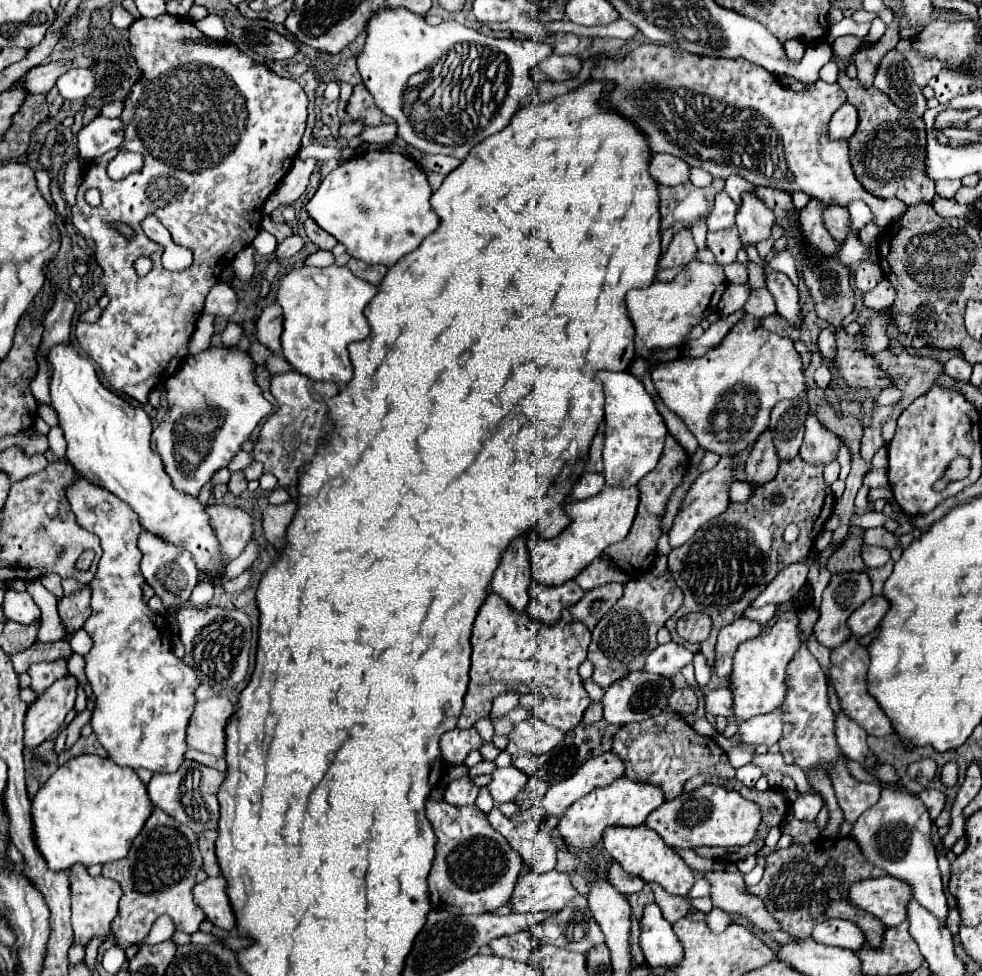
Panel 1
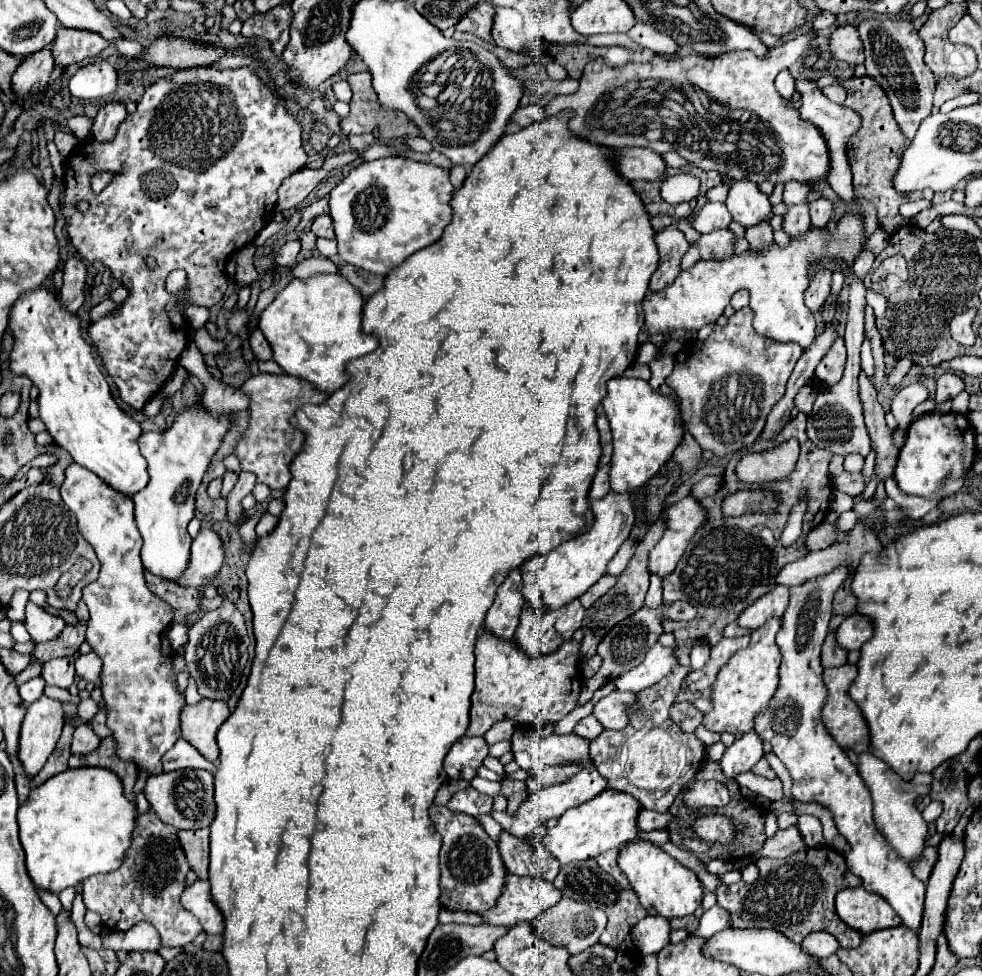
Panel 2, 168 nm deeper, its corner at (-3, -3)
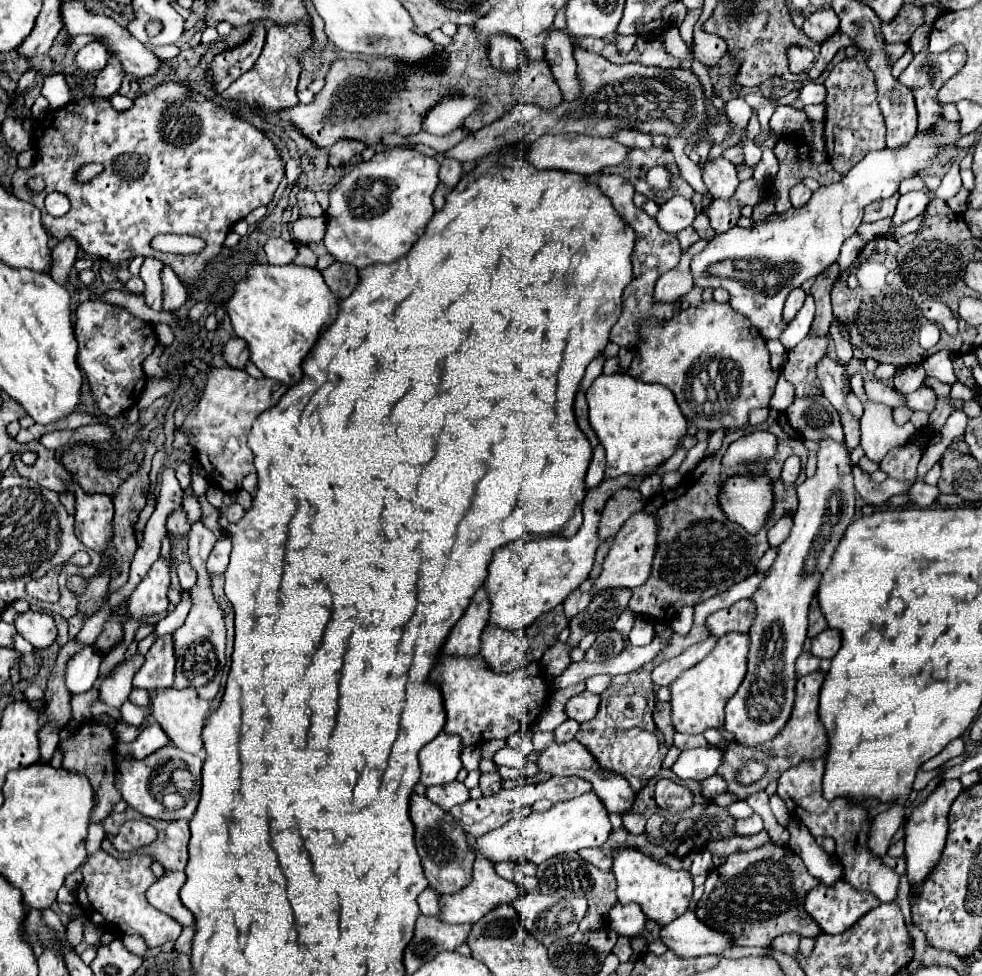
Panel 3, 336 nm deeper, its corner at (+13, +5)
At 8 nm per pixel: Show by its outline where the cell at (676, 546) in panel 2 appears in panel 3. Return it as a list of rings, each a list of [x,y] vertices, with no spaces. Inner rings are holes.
[[[644,508],[632,514],[620,532],[614,538],[614,544],[604,560],[602,574],[596,578],[594,590],[604,590],[604,588],[636,588],[642,586],[650,576],[652,576],[652,562],[656,554],[656,542],[658,542],[658,522],[654,514],[646,512]]]

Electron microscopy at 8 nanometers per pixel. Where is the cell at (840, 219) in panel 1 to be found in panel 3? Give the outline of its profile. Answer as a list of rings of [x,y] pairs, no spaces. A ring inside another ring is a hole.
[[[798,184],[798,186],[794,186],[794,188],[792,188],[792,194],[790,194],[792,206],[794,206],[794,208],[798,208],[798,206],[804,206],[804,204],[810,200],[810,196],[812,196],[812,192],[810,192],[810,188],[806,188],[804,184]]]

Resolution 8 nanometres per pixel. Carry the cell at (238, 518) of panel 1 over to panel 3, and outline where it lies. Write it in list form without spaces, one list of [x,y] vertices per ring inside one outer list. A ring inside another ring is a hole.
[[[172,556],[170,558],[158,558],[146,578],[136,586],[132,592],[128,606],[132,618],[142,618],[146,614],[166,612],[168,610],[168,588],[170,588],[170,568],[172,568]]]

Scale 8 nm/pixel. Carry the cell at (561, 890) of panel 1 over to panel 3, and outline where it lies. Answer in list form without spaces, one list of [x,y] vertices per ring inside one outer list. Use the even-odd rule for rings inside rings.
[[[480,854],[476,858],[476,862],[474,862],[472,882],[464,890],[460,890],[460,892],[456,892],[452,896],[442,896],[440,898],[440,920],[448,922],[448,924],[474,924],[484,914],[488,914],[490,910],[494,910],[496,906],[512,904],[520,896],[522,896],[522,892],[518,890],[518,886],[512,884],[512,882],[508,882],[508,880],[504,880],[504,878],[500,878],[496,874],[496,870],[494,870],[494,864]]]

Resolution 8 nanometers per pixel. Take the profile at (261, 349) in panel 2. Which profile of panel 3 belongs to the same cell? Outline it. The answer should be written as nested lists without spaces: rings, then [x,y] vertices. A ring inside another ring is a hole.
[[[230,338],[226,344],[224,344],[224,350],[222,350],[222,356],[224,360],[234,366],[234,368],[244,368],[244,364],[250,360],[250,350],[246,346],[246,340],[242,338]]]

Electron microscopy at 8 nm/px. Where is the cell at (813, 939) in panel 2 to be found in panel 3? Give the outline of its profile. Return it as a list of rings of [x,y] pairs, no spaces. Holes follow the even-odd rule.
[[[790,932],[790,934],[782,934],[780,938],[776,938],[774,942],[772,942],[772,946],[776,948],[776,950],[780,950],[780,952],[784,952],[784,954],[796,954],[798,952],[798,944],[800,944],[800,934],[796,934],[796,932]]]

